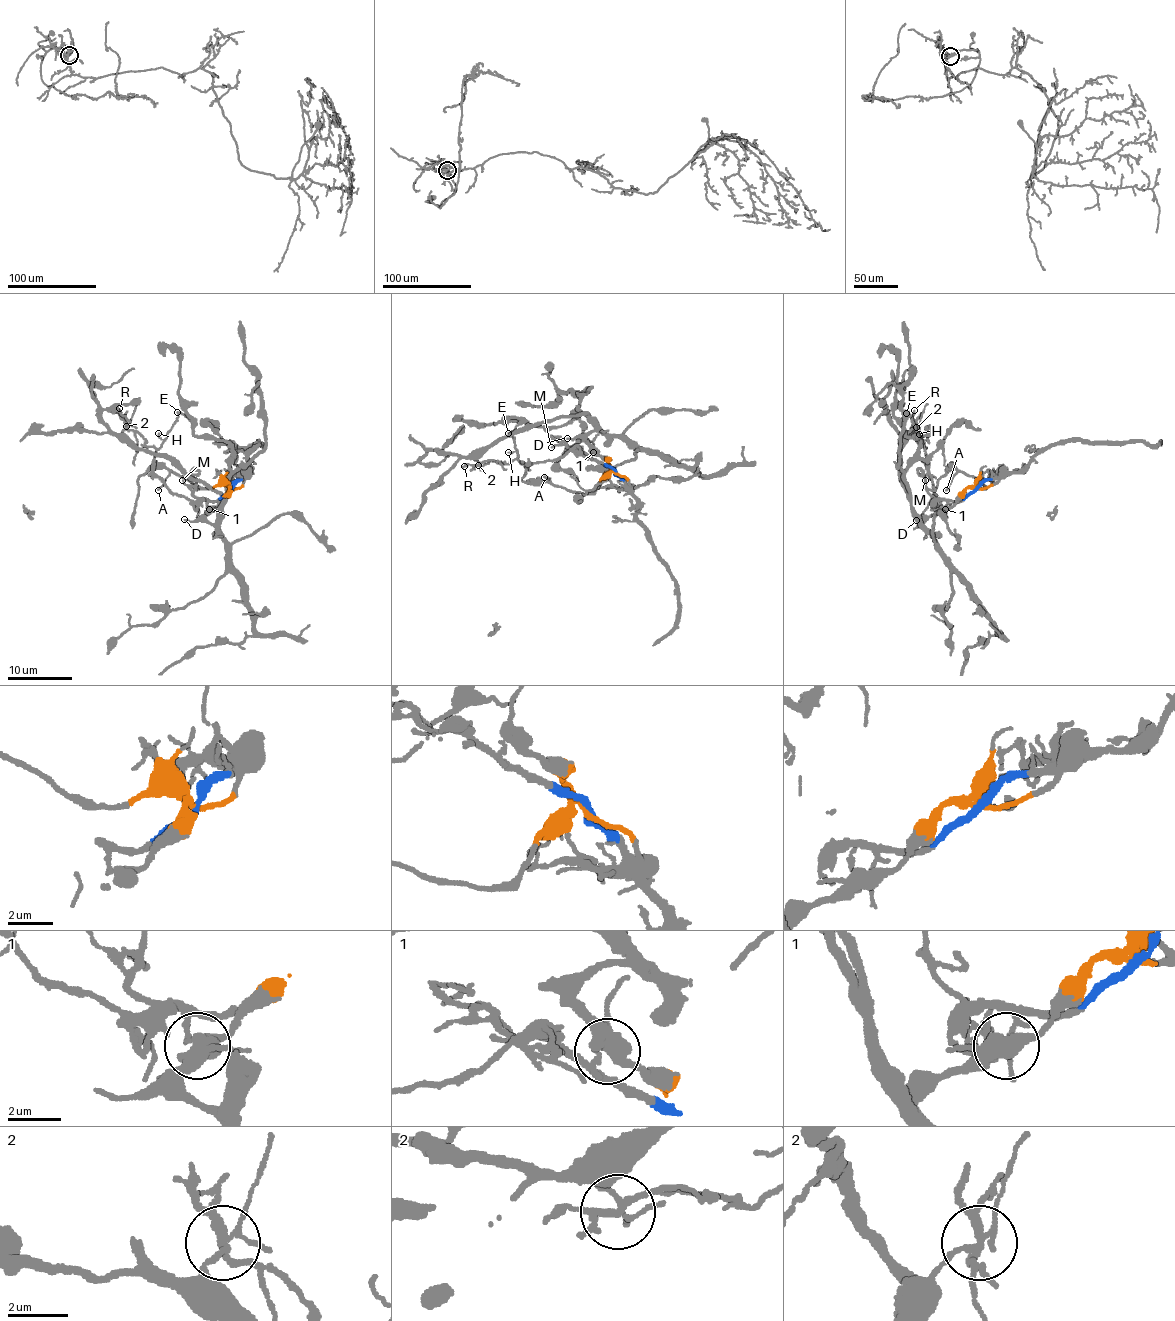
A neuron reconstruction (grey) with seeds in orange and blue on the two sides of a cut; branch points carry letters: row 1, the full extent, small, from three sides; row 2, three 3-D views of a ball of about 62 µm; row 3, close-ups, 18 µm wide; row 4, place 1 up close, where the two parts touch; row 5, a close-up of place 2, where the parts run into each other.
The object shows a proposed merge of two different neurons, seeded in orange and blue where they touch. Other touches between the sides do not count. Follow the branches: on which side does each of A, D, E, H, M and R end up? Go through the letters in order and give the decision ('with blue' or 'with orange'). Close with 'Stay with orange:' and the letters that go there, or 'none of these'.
A: with orange
D: with orange
E: with orange
H: with blue
M: with blue
R: with blue
Stay with orange: A, D, E

